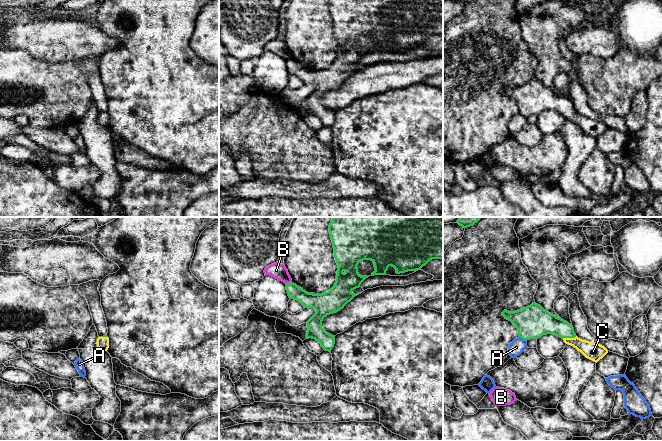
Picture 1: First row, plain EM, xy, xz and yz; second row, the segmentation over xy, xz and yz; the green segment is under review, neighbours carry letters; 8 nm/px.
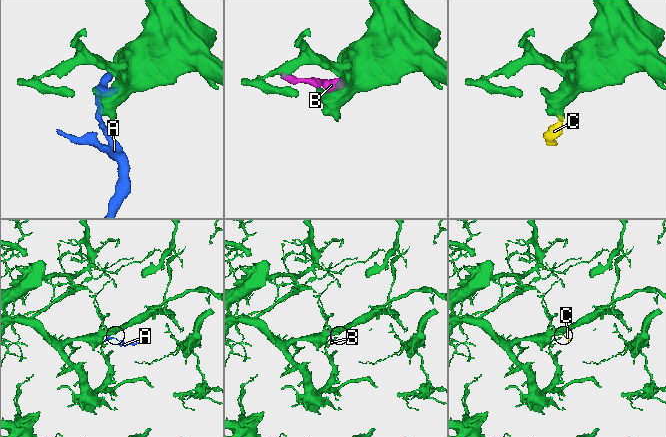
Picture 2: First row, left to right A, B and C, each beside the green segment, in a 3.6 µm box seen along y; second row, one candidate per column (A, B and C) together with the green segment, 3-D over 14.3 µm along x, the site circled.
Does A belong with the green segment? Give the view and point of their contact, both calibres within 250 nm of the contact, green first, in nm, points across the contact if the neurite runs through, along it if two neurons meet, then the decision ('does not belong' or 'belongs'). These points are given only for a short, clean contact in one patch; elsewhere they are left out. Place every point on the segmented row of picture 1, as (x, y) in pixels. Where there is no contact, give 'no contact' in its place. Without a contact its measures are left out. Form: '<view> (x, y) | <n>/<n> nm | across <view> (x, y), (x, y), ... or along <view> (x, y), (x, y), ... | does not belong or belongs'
yz (523, 339) | 260/120 nm | along yz (519, 336), (526, 341) | does not belong

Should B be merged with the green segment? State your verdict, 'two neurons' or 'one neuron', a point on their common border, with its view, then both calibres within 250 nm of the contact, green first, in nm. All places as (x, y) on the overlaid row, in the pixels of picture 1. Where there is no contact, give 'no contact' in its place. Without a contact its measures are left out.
two neurons; meets green in xz at (288, 283); 130 nm thick on the green side, 120 nm on the other

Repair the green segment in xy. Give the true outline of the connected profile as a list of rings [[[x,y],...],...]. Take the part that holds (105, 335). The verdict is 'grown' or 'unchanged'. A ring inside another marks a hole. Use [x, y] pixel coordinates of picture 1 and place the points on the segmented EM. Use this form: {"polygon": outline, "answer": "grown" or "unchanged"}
{"polygon": [[[107,335],[98,337],[96,344],[99,350],[107,351],[109,348],[109,338]]], "answer": "grown"}

